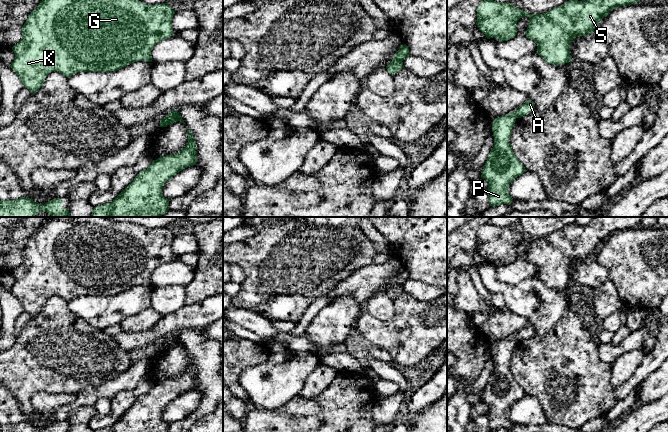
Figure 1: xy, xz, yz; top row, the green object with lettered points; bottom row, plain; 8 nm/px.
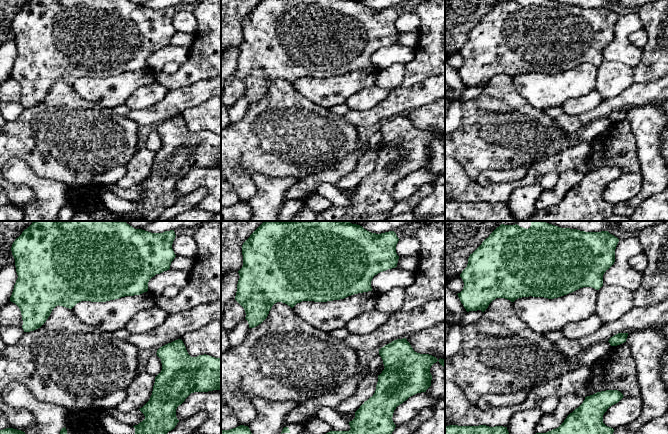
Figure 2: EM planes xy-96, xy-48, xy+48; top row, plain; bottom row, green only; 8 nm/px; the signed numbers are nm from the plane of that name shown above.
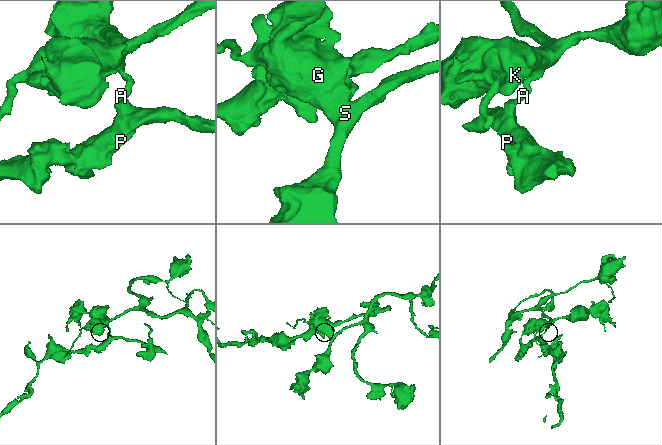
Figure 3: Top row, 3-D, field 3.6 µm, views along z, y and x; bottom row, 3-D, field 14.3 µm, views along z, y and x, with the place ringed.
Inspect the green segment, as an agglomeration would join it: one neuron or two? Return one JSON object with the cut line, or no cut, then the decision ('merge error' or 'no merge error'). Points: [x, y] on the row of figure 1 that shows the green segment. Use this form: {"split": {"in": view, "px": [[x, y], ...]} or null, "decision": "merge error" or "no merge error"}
{"split": {"in": "xz", "px": [[394, 59], [401, 61]]}, "decision": "merge error"}

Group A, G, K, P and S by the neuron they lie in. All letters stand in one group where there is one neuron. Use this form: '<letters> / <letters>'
A G K S / P

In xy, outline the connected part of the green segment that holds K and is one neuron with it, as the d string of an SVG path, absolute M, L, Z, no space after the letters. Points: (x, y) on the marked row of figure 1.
M42 0L24 23L21 41L12 47L15 59L10 67L32 94L39 91L47 75L53 71L69 78L78 72L112 72L133 62L152 62L153 47L173 36L174 14L168 3L149 5L138 0Z

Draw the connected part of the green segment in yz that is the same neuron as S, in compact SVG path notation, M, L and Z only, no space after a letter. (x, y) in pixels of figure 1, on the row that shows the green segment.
M484 0L477 7L478 28L485 34L485 38L498 38L499 42L508 41L517 34L517 22L522 17L529 17L526 37L537 44L537 53L547 63L563 65L572 62L570 45L577 36L586 36L593 33L599 22L614 8L631 5L640 0L578 0L567 1L543 14L531 15L511 3L500 3L493 0Z

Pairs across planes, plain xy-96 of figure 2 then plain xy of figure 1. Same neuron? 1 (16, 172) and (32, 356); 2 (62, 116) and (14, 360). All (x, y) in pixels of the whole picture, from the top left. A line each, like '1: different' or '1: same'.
1: different
2: same

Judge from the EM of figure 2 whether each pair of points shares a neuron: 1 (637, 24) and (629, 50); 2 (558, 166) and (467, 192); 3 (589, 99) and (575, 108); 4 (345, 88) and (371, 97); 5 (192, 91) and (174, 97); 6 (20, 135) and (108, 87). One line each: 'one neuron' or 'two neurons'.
1: one neuron
2: one neuron
3: one neuron
4: two neurons
5: one neuron
6: two neurons

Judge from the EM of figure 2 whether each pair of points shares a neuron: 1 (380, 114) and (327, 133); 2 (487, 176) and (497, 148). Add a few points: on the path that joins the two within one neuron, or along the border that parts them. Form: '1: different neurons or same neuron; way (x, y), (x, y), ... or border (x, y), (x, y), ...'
1: different neurons; border (342, 116), (357, 128)
2: different neurons; border (512, 168), (486, 169), (475, 179)

